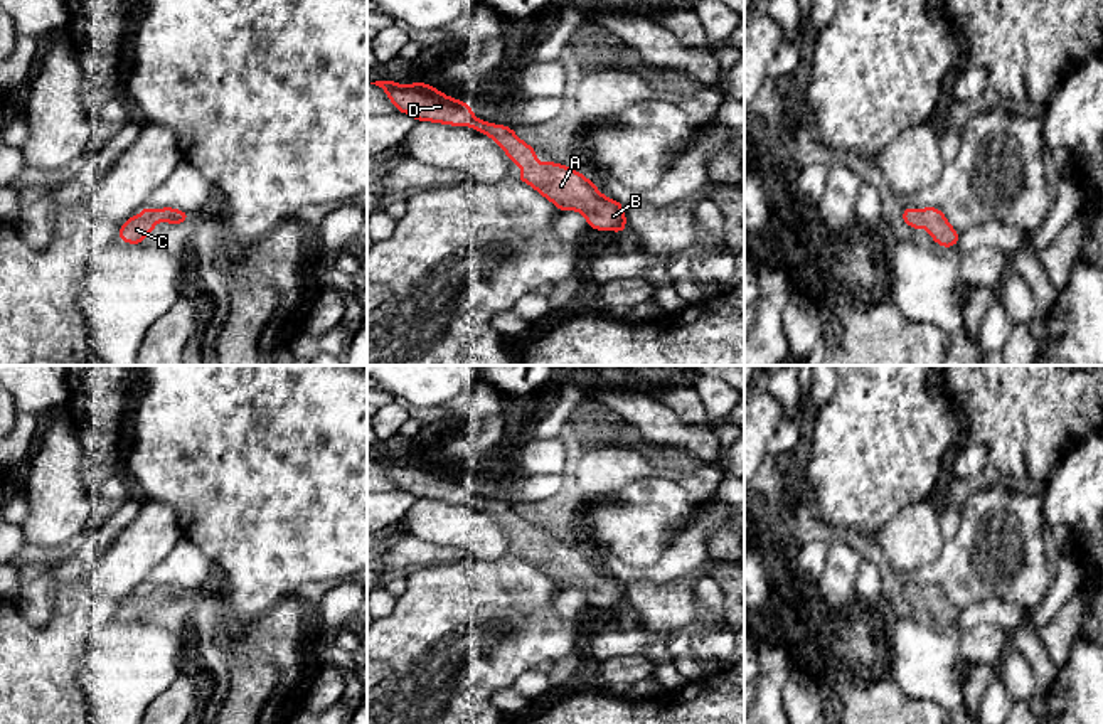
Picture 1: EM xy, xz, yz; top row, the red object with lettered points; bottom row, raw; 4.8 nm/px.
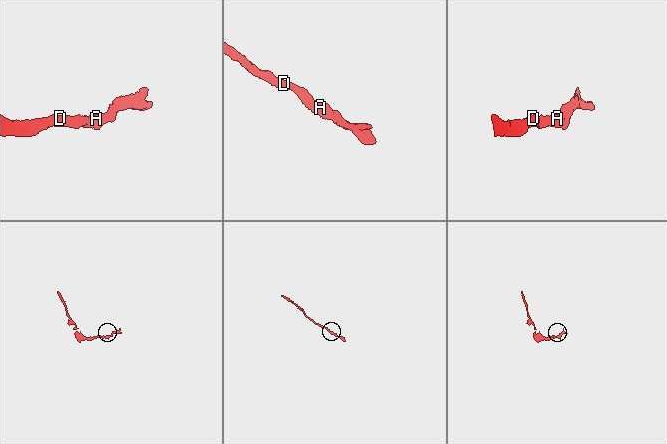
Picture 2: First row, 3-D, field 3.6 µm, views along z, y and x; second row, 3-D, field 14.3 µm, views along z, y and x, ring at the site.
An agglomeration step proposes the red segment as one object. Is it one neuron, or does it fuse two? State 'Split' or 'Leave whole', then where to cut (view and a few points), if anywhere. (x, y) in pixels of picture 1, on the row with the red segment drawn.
Leave whole. No split

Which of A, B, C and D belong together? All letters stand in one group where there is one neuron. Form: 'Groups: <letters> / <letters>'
Groups: A B C D

